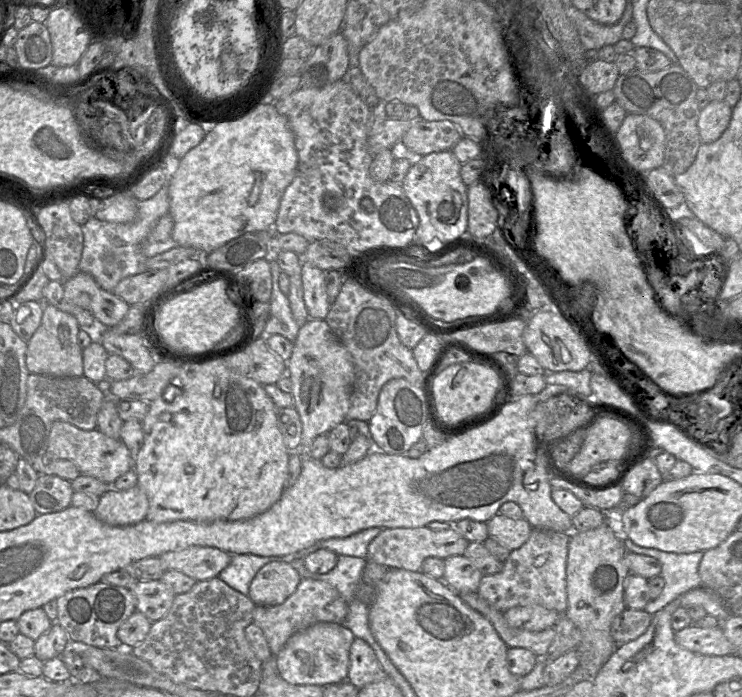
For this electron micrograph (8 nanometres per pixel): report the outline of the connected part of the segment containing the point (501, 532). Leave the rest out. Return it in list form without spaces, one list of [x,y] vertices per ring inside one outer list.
[[[496,514],[486,524],[490,538],[509,550],[521,547],[533,530],[524,517],[513,519],[501,514]]]

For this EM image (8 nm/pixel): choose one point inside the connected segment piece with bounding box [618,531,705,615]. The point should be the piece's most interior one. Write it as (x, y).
(680, 572)

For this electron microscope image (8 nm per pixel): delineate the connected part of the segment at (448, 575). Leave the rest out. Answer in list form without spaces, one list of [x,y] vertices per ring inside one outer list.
[[[454,555],[444,560],[443,581],[457,593],[478,591],[483,577],[475,564],[464,555]]]

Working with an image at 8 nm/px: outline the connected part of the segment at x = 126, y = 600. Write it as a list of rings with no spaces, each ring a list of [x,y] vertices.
[[[98,582],[85,588],[68,591],[56,599],[56,622],[67,632],[72,643],[98,648],[123,648],[117,636],[120,625],[136,611],[136,597],[131,590]]]

